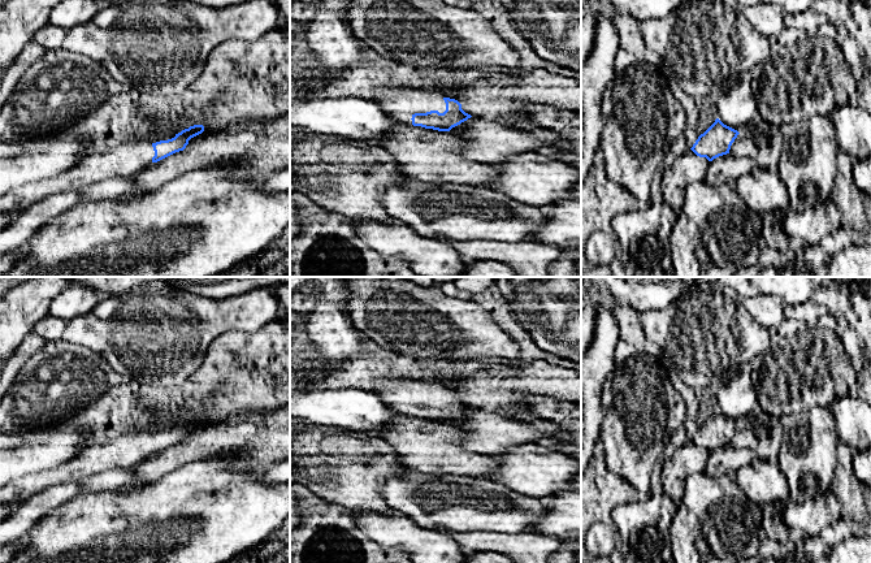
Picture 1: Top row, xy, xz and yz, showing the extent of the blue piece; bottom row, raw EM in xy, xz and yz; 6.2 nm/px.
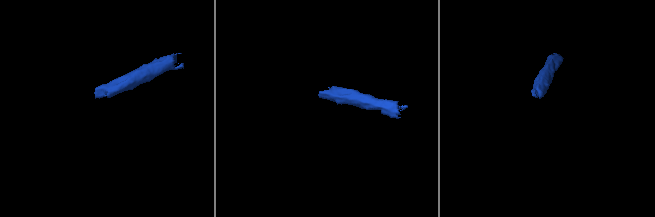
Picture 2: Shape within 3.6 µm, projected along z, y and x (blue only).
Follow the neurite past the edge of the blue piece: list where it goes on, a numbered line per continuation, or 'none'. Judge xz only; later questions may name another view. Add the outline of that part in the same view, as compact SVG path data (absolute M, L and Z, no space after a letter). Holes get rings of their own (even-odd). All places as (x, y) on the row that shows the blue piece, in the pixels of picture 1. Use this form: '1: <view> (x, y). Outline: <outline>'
1: xz (401, 103). Outline: M389 87L378 88L373 92L373 100L382 107L398 122L412 125L415 113L446 111L443 95L438 91L413 87Z

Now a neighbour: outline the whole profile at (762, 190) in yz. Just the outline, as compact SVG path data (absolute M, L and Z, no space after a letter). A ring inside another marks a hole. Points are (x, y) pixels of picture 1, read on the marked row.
M754 166L753 170L740 177L734 185L746 207L764 216L790 208L785 182L777 170Z

